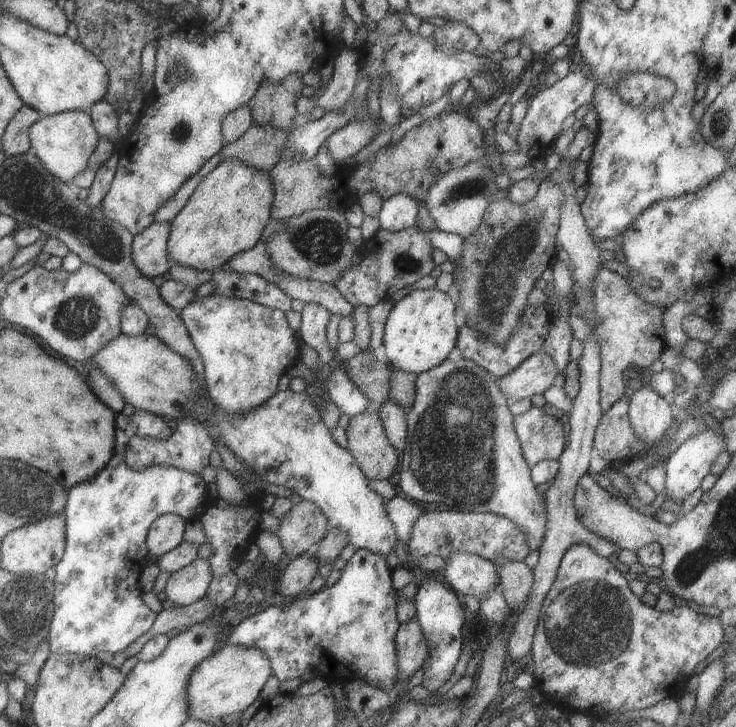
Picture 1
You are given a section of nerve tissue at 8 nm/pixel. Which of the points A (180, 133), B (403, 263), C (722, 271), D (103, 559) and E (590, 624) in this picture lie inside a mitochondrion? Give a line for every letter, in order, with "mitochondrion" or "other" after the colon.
A: mitochondrion
B: mitochondrion
C: other
D: other
E: mitochondrion

